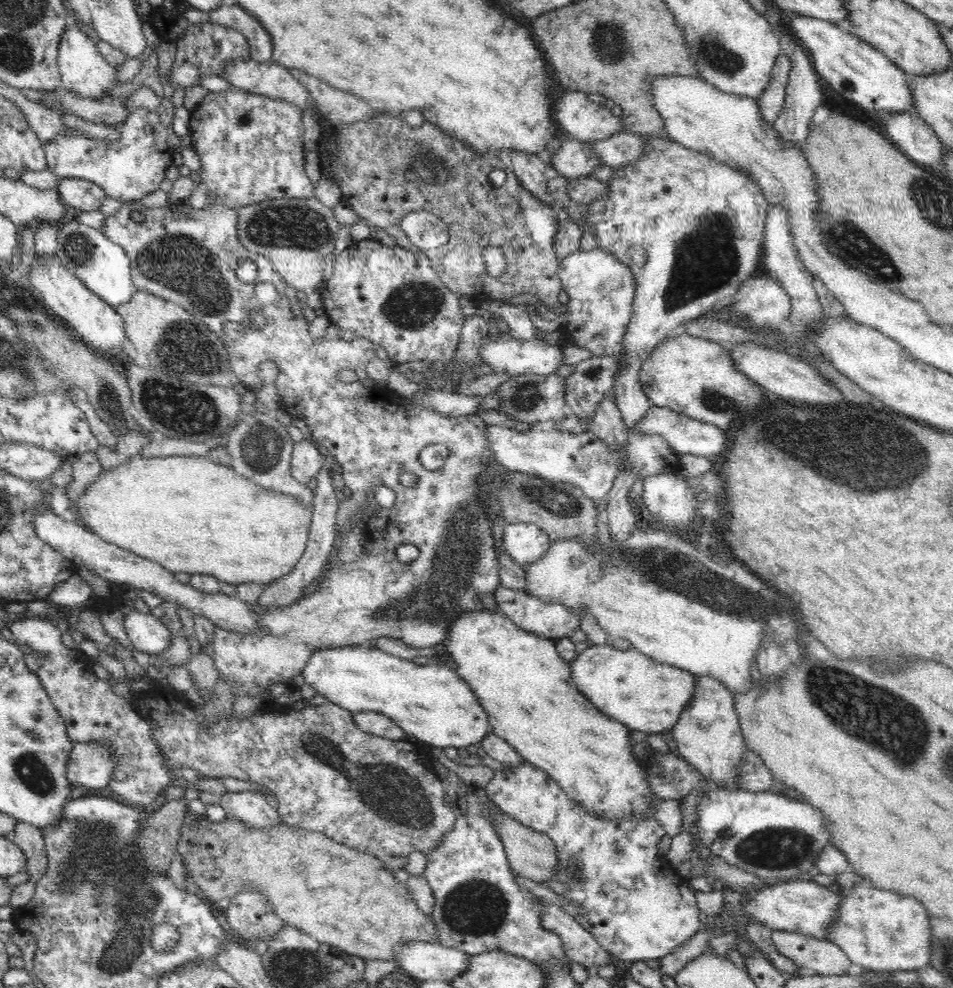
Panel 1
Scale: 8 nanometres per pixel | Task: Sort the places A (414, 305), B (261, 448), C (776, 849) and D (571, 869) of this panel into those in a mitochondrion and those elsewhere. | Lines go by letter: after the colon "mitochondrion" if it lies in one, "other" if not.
A: mitochondrion
B: mitochondrion
C: mitochondrion
D: mitochondrion

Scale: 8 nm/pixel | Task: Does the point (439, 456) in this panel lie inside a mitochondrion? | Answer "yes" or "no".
no

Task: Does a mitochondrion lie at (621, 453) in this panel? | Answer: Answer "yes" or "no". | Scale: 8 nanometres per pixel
no

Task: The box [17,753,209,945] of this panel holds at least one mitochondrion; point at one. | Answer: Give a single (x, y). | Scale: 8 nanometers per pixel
(147, 861)

